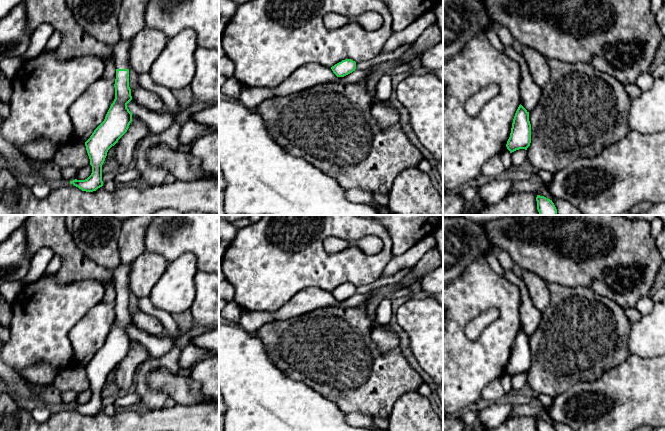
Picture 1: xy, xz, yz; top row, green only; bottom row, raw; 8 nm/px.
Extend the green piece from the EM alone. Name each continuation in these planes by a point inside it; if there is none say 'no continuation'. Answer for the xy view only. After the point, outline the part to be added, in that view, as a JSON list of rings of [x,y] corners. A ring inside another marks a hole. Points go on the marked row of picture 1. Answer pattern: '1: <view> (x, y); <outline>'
1: xy (121, 49); [[[120,39],[114,46],[113,50],[113,59],[115,62],[116,69],[129,69],[130,60],[129,60],[129,49],[131,46],[131,39],[123,40]]]

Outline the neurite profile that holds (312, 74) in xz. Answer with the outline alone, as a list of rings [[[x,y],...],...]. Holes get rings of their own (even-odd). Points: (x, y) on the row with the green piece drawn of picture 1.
[[[308,63],[298,68],[290,77],[273,90],[277,96],[285,96],[329,82],[358,83],[362,82],[370,72],[371,69],[355,69],[352,73],[344,77],[337,77],[331,67],[325,67],[318,63]]]

